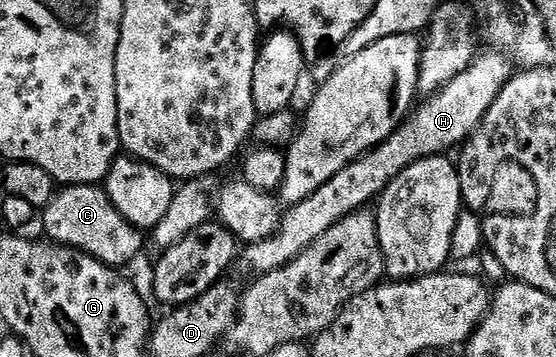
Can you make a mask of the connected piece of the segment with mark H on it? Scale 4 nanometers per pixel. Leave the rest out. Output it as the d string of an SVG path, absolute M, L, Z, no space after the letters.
M495 49L489 52L489 55L477 54L471 65L458 73L458 77L454 77L454 81L447 83L436 94L427 96L423 100L424 104L421 102L384 143L346 165L342 173L334 173L334 177L330 177L330 181L326 181L322 189L306 197L306 201L291 204L281 214L275 233L257 243L247 244L239 252L238 267L244 271L253 271L253 276L256 277L274 269L282 269L290 261L297 259L311 243L318 241L322 233L338 225L348 215L379 200L390 181L398 177L398 173L426 157L443 155L451 152L451 147L456 149L463 145L474 133L474 129L478 129L482 117L486 117L490 105L494 105L498 93L514 74L514 64L507 55Z

